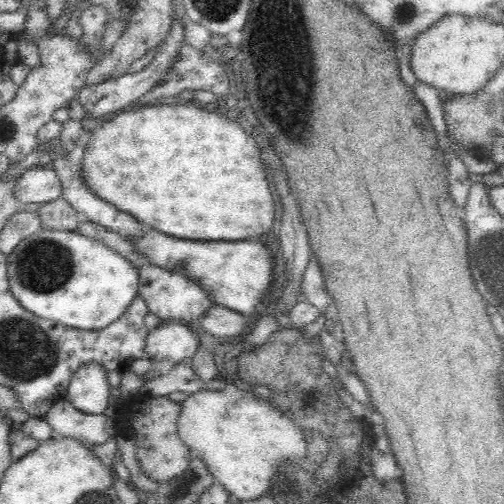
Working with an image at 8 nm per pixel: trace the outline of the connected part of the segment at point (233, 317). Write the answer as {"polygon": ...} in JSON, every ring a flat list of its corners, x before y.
{"polygon":[[219,305,210,308,199,320,203,331,221,341,242,338,248,331,248,317]]}

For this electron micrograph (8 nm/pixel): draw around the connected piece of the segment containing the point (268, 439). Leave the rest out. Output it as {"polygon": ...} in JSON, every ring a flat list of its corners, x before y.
{"polygon":[[236,380,228,381,222,390,206,389,188,396,181,404,178,436,193,454,198,454,204,461,212,476,226,487,232,500,256,500,266,495,274,474,282,464,296,464,304,458,306,443,302,431,268,401,256,397,250,390,246,391]]}

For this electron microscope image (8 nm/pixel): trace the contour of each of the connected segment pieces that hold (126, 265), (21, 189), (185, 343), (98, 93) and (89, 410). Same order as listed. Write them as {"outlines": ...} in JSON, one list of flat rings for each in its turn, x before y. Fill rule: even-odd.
{"outlines":[[[40,229,6,255,10,293,26,311,79,330,110,326,139,295,139,269,102,242,78,231]],[[51,163,35,165,16,178,14,196,20,204,43,204,62,197,62,181]],[[164,322,149,330,146,340,146,357,152,362,191,359,200,347,199,335,184,322]],[[173,13,172,26,170,26,166,38,161,43,160,50,156,53,152,62,143,70,135,74,127,73,98,84,85,84,80,87,77,100,84,107,86,118,100,118,100,116,106,116,106,114,118,113,133,105,144,93,152,90,164,75,172,72,171,69,174,71,174,63,179,58,182,43,185,43,183,26,181,22,177,21,177,16]],[[98,363,83,364,71,376,65,400,90,415,103,414,109,404,107,370]]]}

